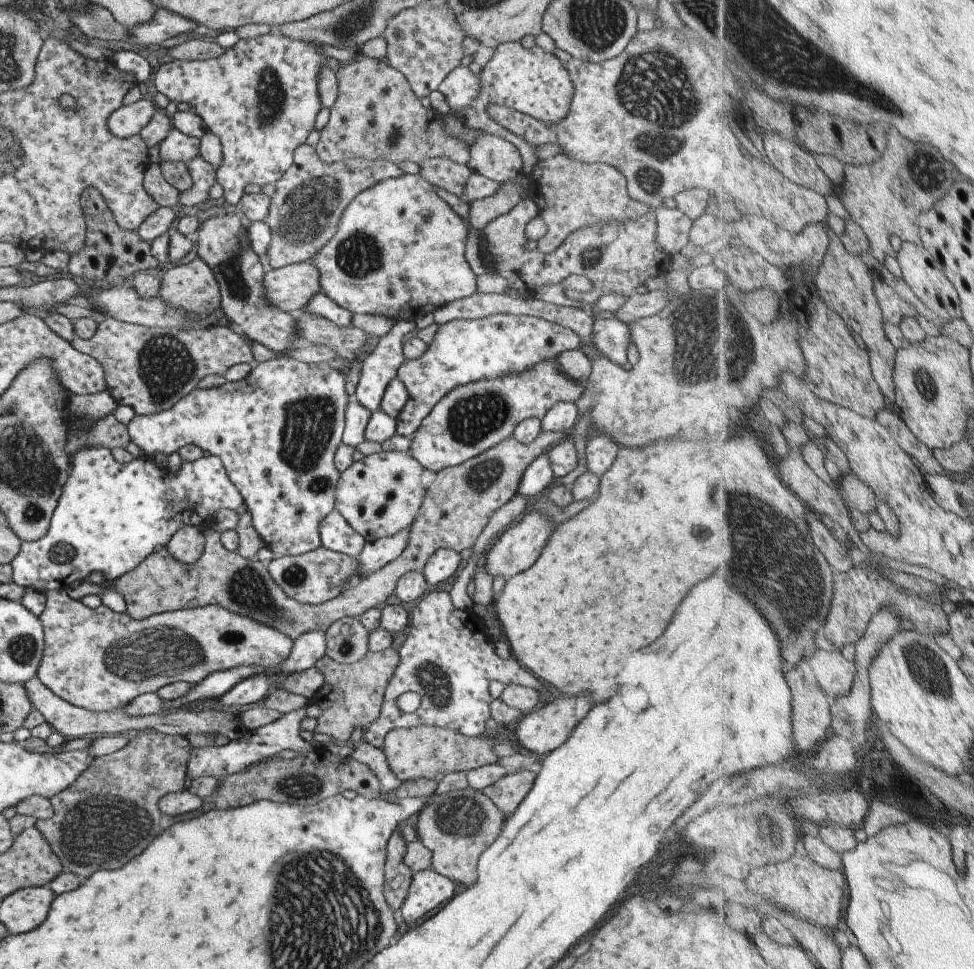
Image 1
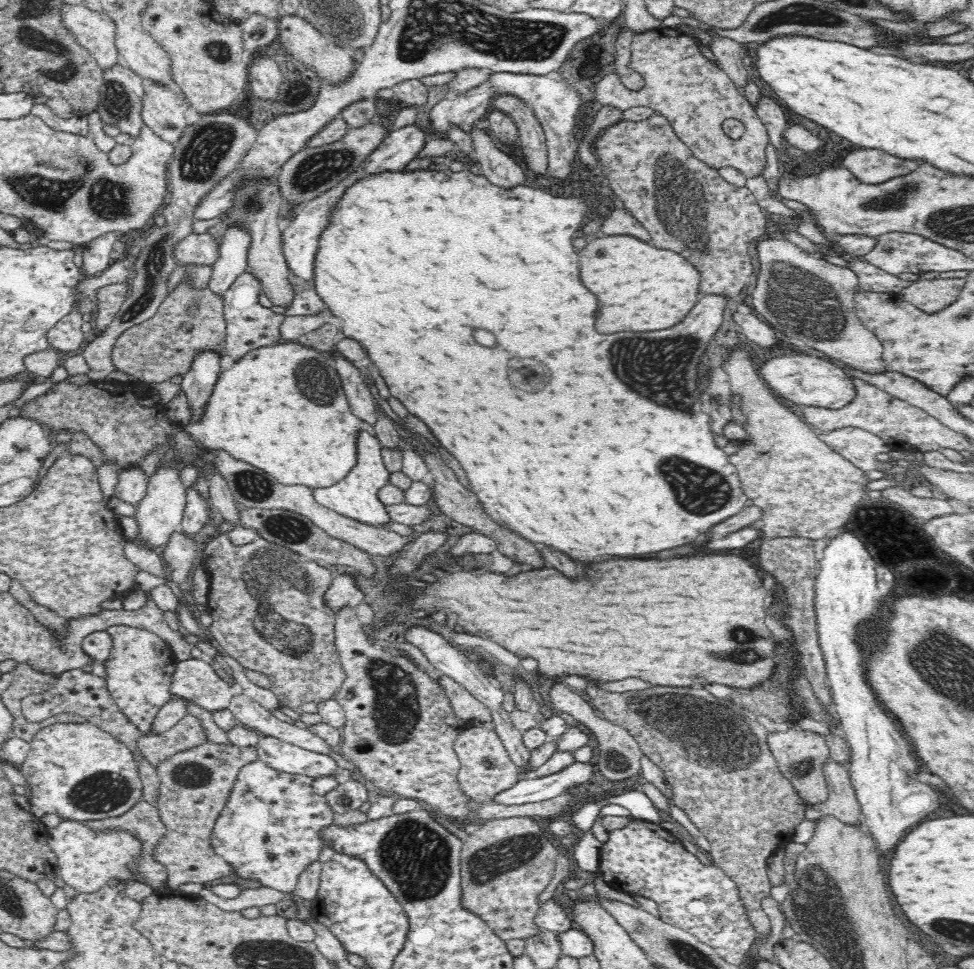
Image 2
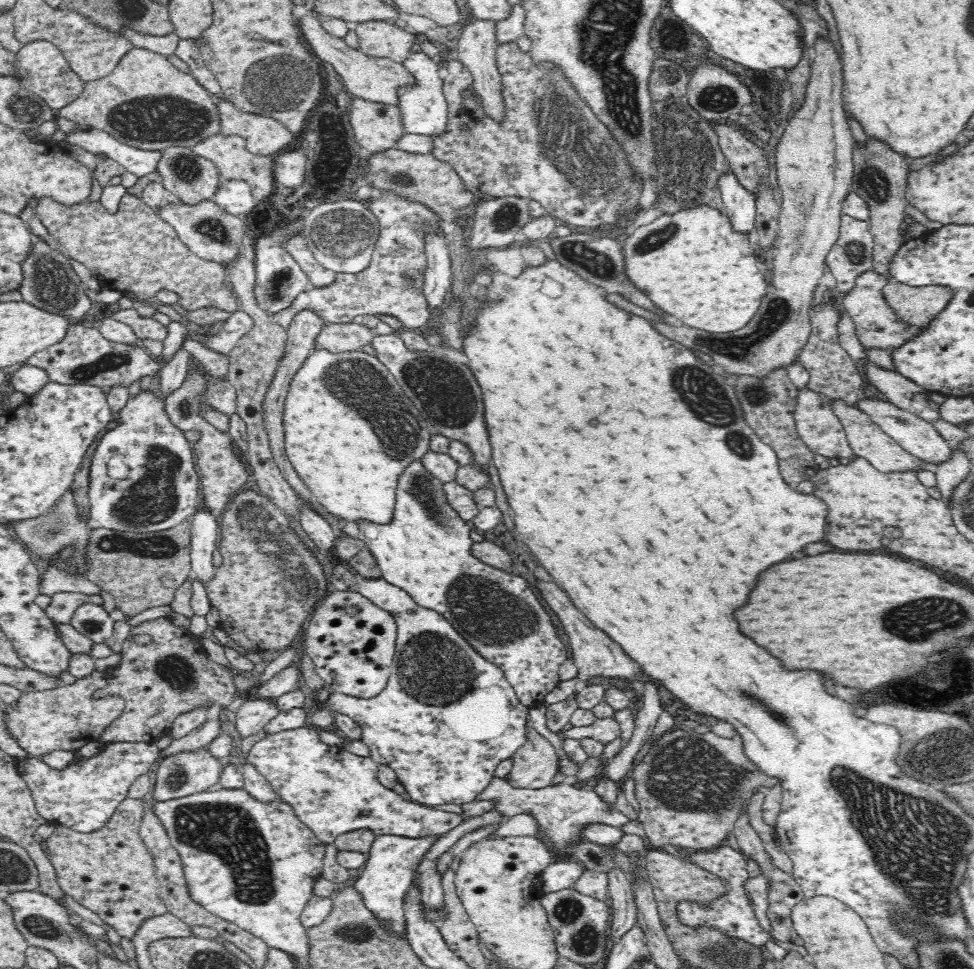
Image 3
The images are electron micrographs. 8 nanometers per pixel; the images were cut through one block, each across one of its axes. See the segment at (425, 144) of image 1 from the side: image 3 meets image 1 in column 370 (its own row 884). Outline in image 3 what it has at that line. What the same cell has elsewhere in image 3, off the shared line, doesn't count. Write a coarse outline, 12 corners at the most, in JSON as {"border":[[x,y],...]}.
{"border":[[127,796],[100,830],[46,839],[65,894],[130,939],[167,912]]}

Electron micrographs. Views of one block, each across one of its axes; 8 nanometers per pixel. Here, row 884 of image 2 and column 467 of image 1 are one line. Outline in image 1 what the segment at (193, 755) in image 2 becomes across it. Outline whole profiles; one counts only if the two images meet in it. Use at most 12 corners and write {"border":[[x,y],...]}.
{"border":[[429,157],[419,176],[458,198],[471,176],[466,165]]}

